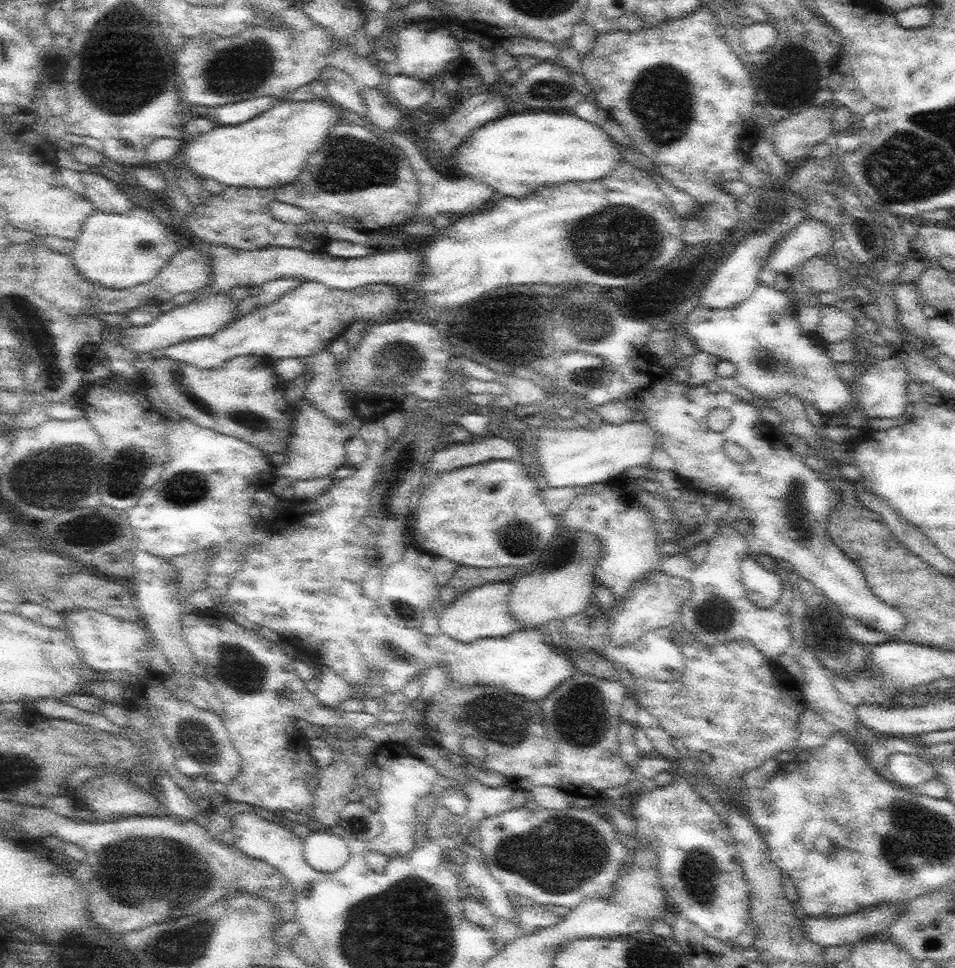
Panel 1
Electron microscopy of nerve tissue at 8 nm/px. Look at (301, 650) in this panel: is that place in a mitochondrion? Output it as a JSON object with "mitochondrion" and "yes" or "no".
{"mitochondrion":"no"}

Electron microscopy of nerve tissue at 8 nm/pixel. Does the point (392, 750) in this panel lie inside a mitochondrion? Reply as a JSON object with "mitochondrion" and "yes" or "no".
{"mitochondrion":"no"}

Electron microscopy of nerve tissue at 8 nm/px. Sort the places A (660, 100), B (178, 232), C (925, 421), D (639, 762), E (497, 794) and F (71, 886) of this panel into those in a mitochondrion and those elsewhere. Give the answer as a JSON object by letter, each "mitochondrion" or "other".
{"A":"mitochondrion","B":"other","C":"other","D":"other","E":"other","F":"other"}

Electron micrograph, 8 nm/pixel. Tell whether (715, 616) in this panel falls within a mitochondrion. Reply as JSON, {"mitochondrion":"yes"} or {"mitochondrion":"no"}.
{"mitochondrion":"yes"}

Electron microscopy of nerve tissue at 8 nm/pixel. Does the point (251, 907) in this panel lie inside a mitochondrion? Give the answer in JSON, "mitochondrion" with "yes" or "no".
{"mitochondrion":"no"}

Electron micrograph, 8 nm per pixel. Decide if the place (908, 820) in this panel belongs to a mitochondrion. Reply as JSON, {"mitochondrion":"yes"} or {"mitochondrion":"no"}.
{"mitochondrion":"yes"}

